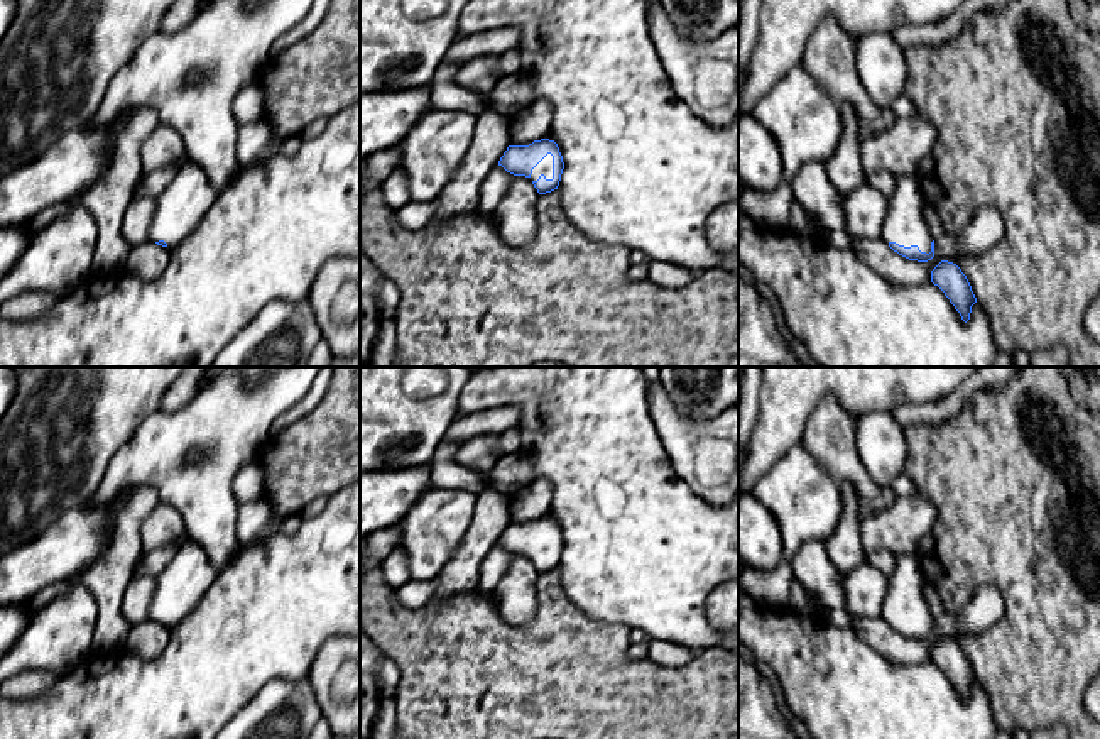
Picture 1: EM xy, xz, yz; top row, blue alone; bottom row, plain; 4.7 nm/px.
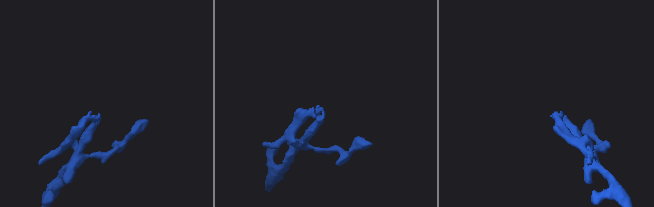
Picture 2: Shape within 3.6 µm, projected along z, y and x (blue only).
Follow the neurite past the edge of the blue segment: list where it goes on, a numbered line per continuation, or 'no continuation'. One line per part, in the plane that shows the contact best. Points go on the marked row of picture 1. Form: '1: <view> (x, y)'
1: xz (544, 166)

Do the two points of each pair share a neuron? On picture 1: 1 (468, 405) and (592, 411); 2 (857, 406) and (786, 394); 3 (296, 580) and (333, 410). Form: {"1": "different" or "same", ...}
{"1": "same", "2": "same", "3": "different"}

